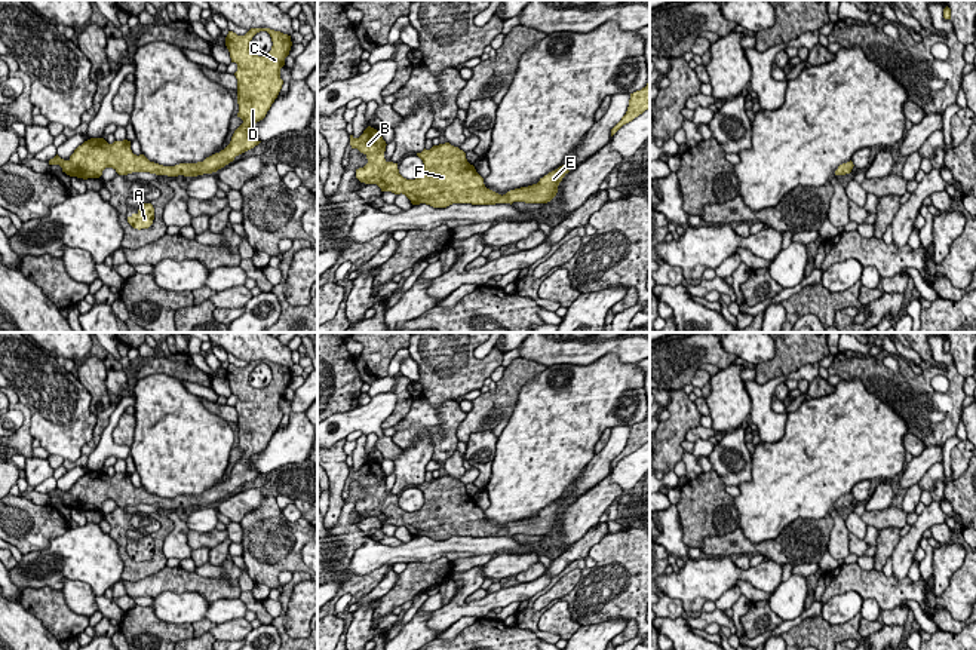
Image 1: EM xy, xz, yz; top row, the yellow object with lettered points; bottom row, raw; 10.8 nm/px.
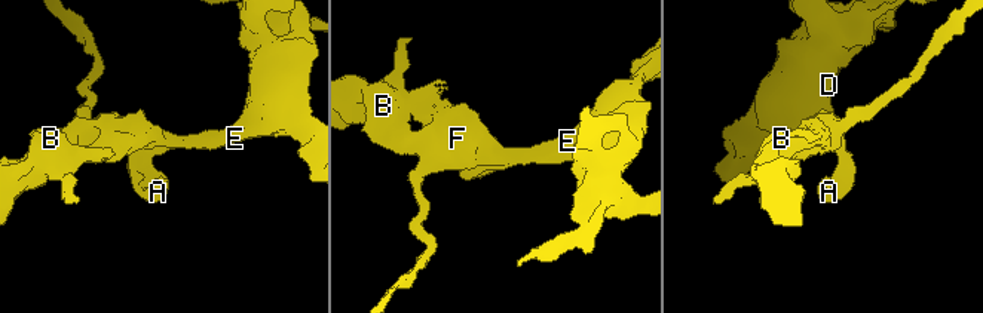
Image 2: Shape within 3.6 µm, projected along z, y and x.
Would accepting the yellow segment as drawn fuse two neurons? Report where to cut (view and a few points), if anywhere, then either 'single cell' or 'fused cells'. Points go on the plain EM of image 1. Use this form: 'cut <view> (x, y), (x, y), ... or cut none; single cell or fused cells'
cut none; single cell

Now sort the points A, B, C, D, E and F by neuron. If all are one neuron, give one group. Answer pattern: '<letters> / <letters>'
A B C D E F

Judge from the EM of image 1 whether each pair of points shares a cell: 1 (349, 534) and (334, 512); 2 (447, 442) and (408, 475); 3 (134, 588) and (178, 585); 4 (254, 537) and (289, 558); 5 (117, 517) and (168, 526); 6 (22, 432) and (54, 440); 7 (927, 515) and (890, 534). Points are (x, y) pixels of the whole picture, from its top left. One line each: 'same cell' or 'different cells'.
1: different cells
2: different cells
3: same cell
4: same cell
5: same cell
6: different cells
7: different cells

